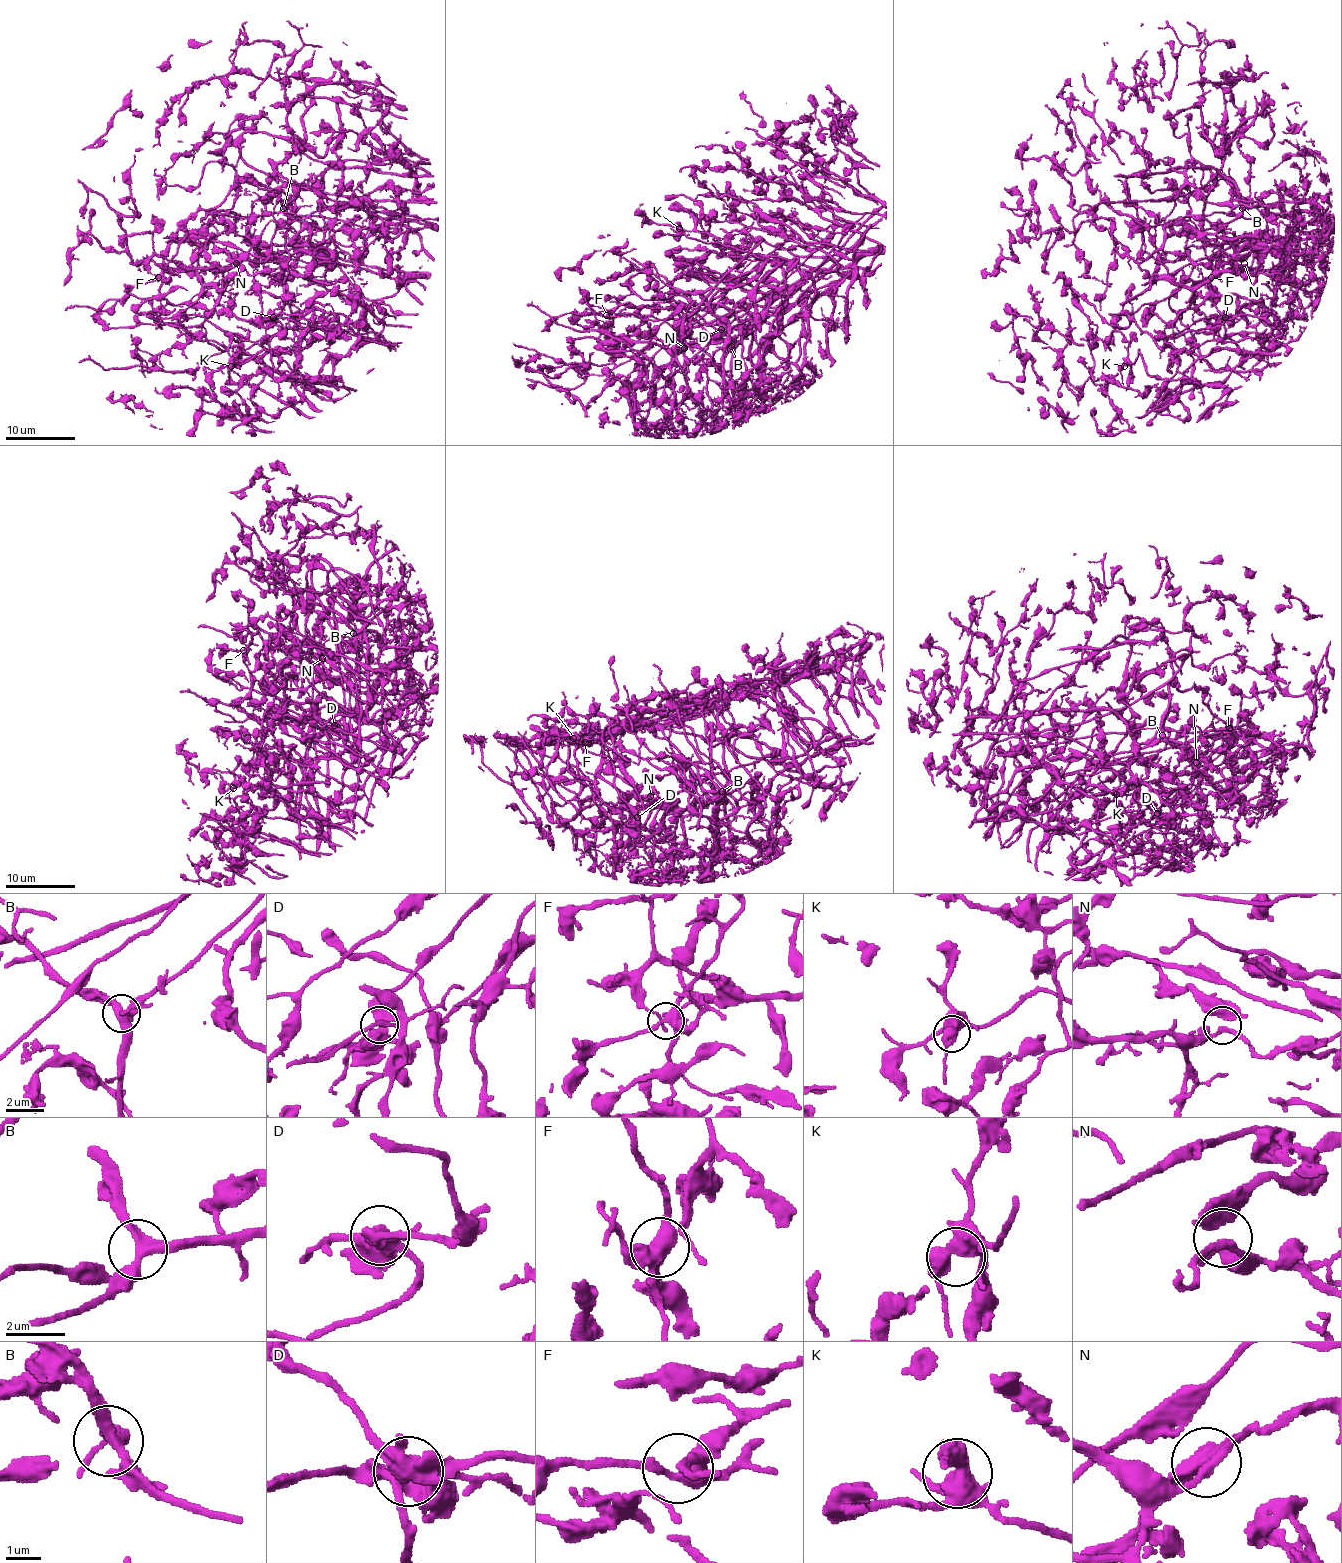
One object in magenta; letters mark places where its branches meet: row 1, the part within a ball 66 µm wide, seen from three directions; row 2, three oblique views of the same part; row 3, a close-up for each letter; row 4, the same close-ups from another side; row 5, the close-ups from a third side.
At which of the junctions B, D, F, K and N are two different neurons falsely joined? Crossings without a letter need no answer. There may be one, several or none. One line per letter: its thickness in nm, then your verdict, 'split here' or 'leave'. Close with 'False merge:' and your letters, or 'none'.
B: 320 nm thick; leave
D: 440 nm thick; leave
F: 400 nm thick; leave
K: 460 nm thick; leave
N: 200 nm thick; leave
False merge: none

